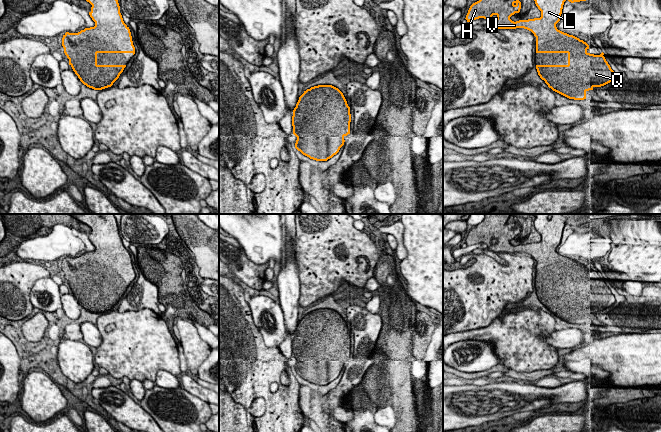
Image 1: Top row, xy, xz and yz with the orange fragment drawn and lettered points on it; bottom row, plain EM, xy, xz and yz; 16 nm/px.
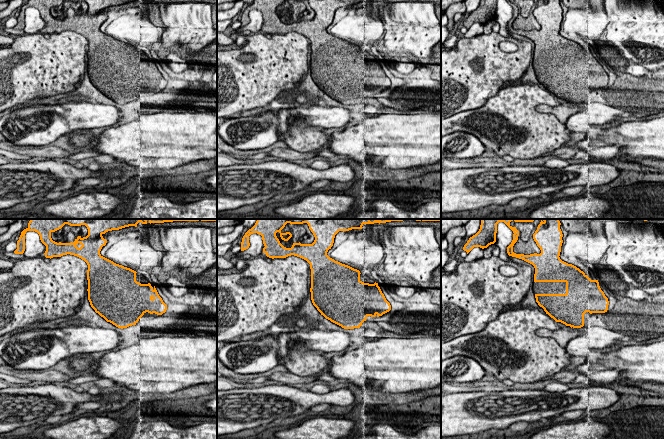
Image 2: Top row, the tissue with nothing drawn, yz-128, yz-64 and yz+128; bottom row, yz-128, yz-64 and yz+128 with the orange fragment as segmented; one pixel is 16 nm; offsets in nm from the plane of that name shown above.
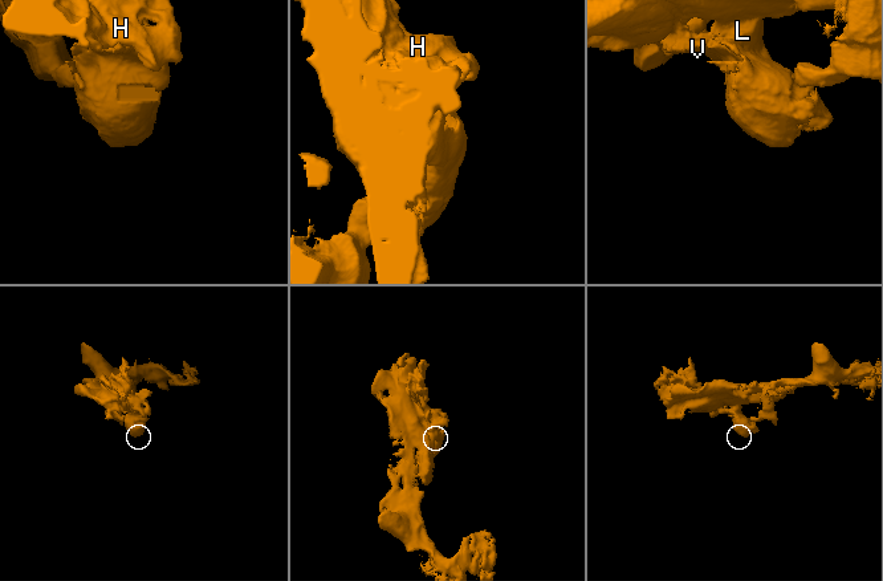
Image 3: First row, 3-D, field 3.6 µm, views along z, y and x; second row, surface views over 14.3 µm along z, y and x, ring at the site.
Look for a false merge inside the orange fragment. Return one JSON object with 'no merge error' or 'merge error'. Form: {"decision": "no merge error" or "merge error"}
{"decision": "no merge error"}

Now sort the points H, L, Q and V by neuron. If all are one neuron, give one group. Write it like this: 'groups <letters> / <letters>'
groups H L Q V

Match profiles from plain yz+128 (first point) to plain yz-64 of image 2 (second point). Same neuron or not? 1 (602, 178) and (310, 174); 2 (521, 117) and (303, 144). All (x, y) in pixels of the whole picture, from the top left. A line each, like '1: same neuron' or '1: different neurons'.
1: same neuron
2: same neuron

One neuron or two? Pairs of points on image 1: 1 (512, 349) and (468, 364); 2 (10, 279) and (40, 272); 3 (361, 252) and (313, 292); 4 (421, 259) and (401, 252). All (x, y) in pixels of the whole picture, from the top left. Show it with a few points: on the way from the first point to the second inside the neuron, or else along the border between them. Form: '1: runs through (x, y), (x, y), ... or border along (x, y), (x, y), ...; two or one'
1: border along (477, 339), (493, 345), (499, 362); two
2: runs through (17, 279), (23, 274), (33, 272); one
3: runs through (349, 257), (325, 280); one
4: border along (403, 231), (406, 256), (401, 261); two

